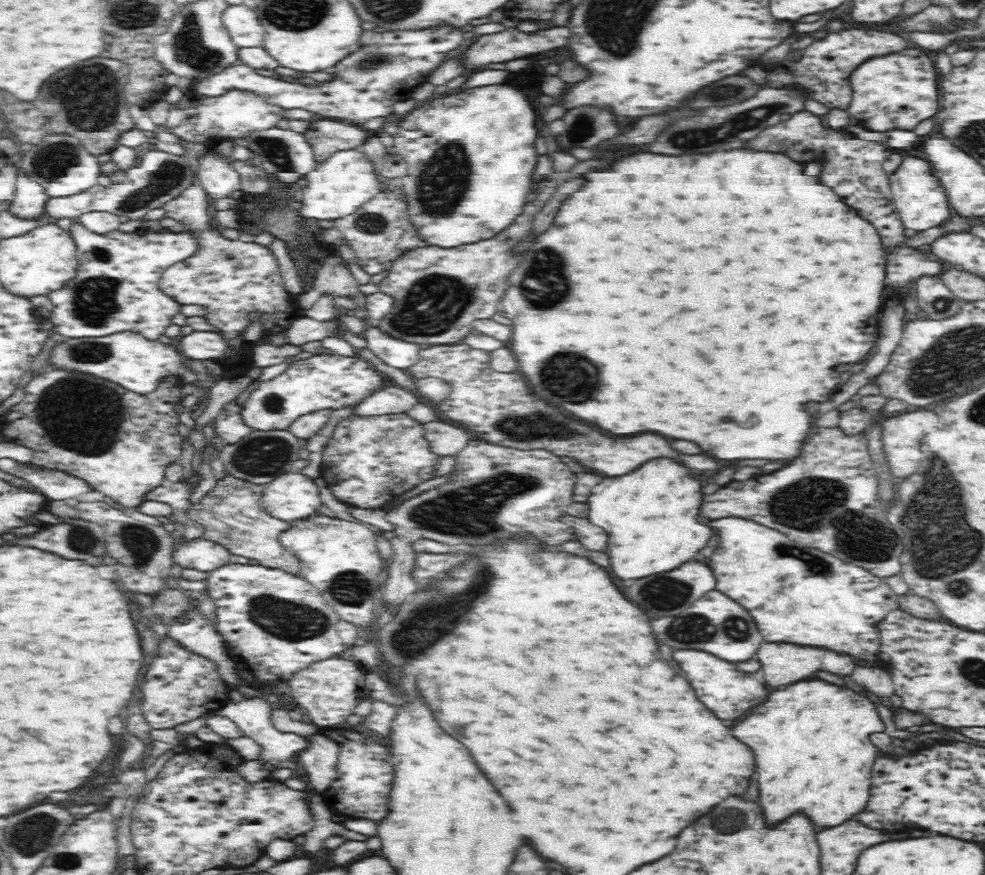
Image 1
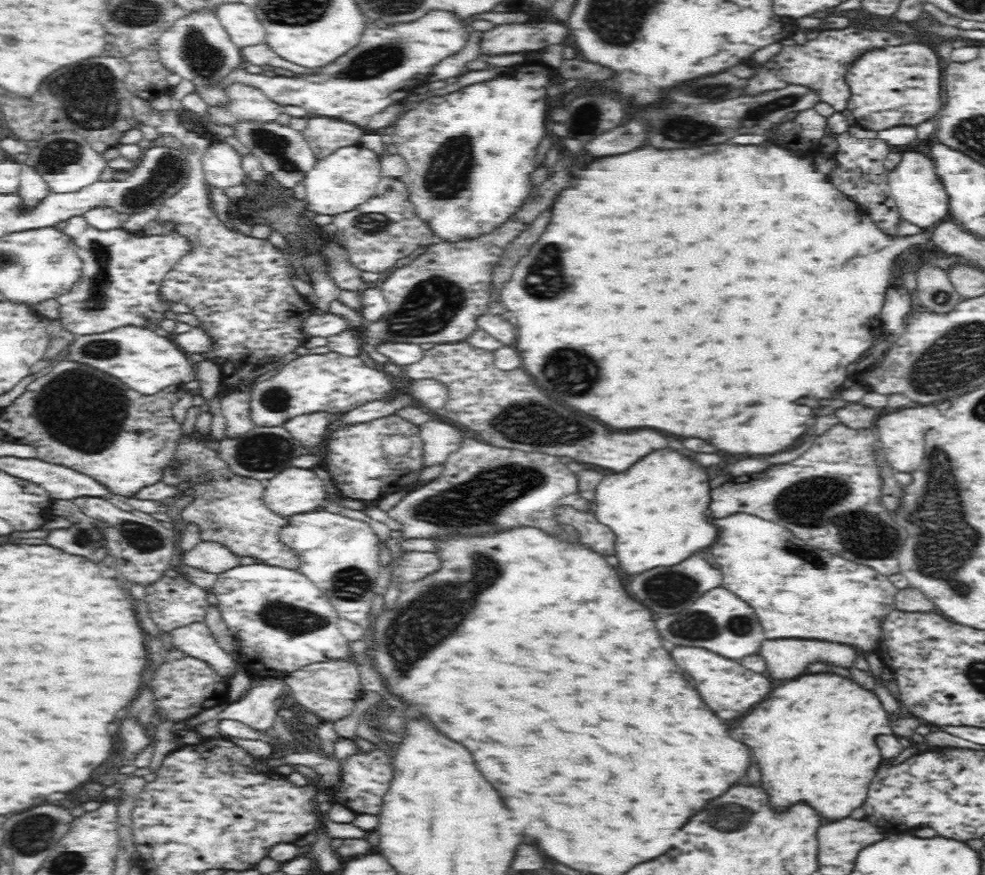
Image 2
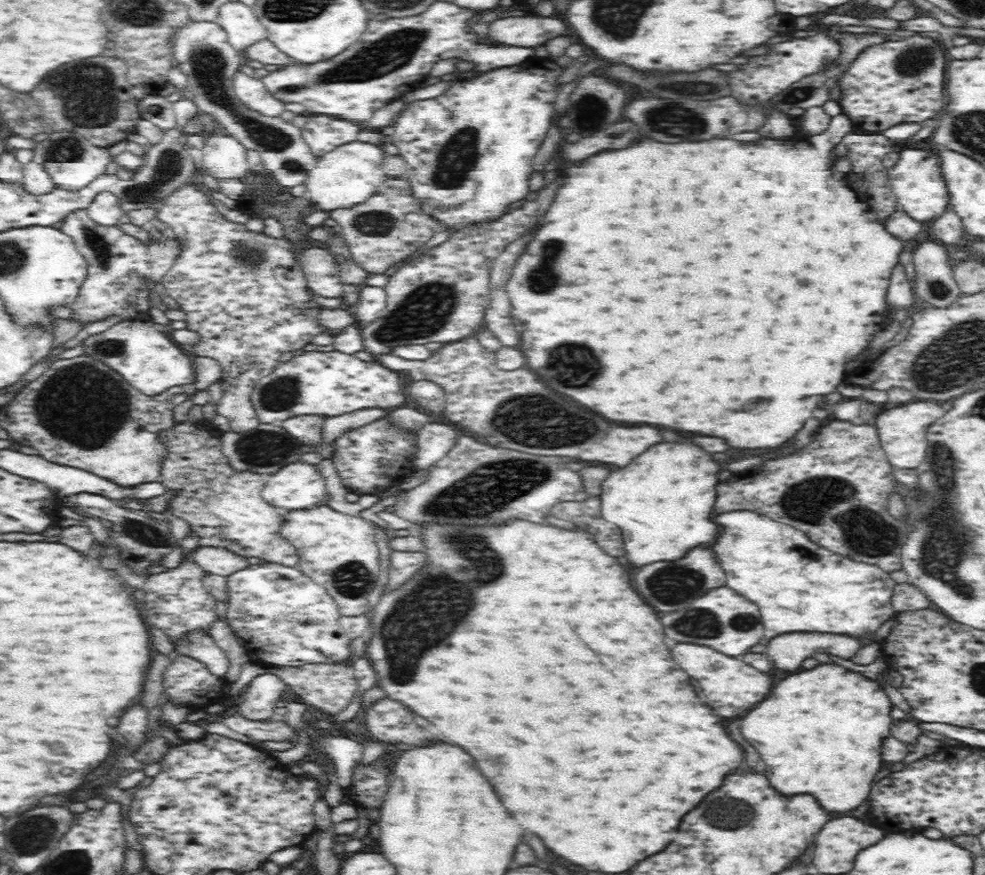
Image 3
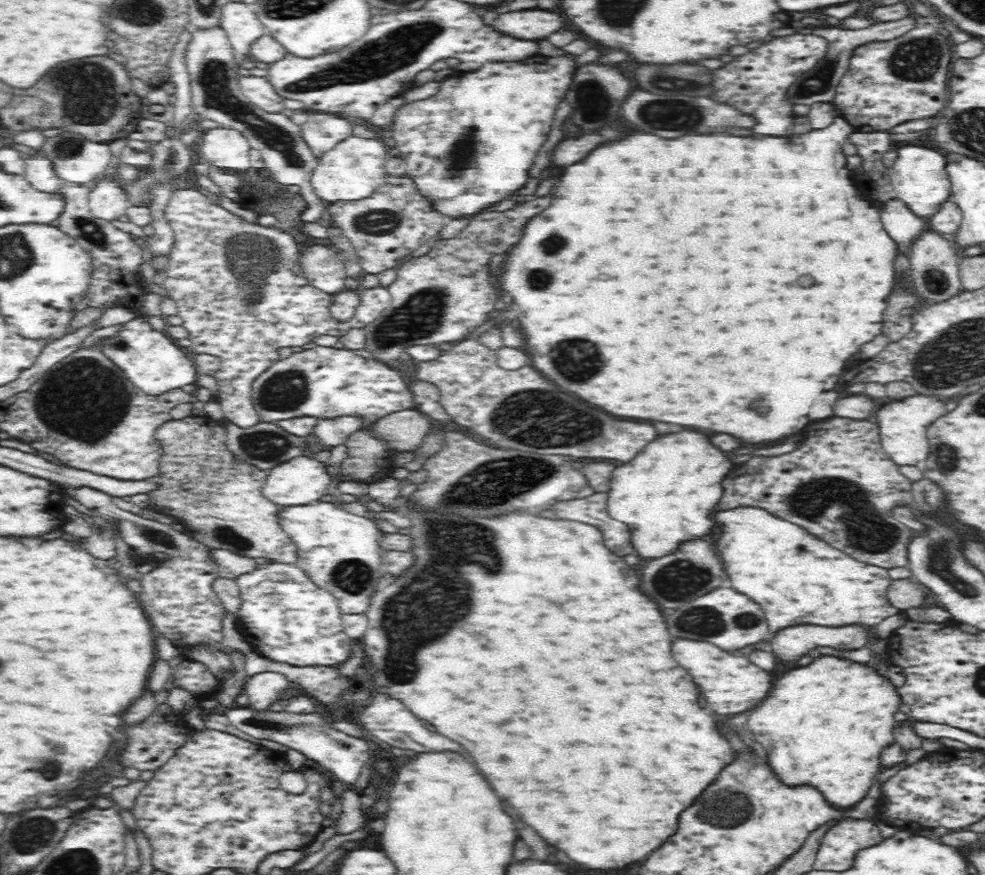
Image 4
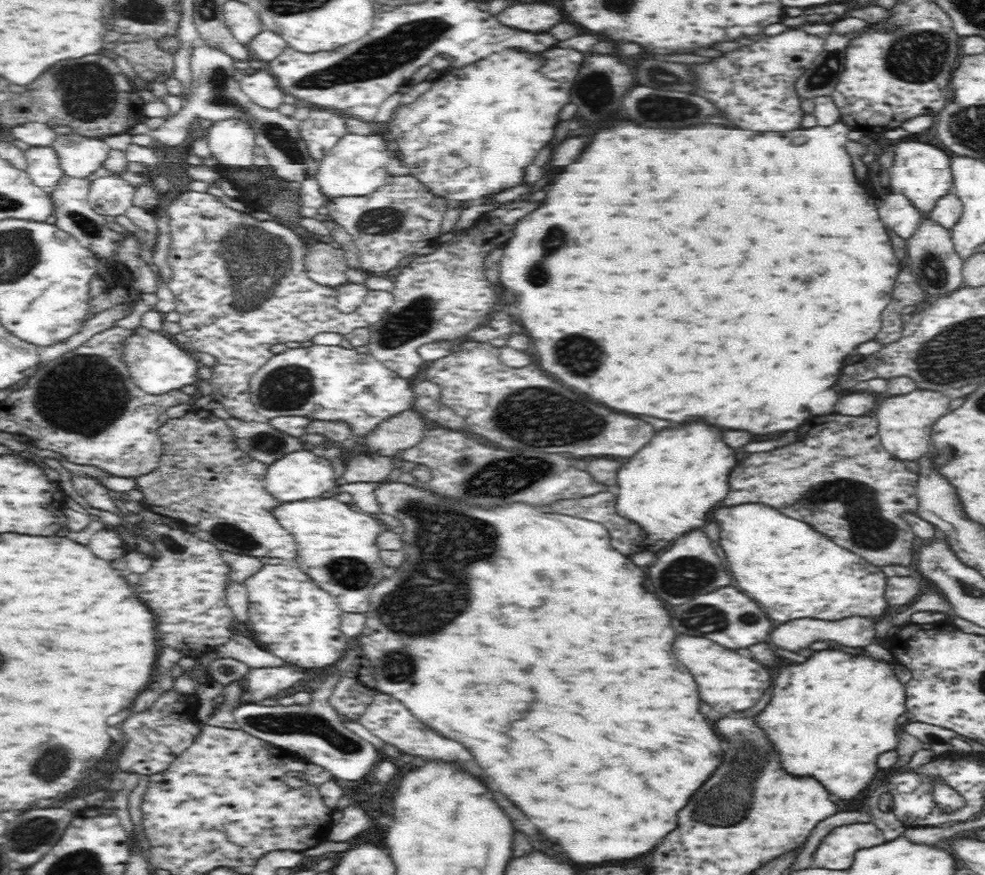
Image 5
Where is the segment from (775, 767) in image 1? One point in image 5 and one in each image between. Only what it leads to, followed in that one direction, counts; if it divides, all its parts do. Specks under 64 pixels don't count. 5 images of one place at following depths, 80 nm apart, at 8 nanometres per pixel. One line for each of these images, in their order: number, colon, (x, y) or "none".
2: (803, 731)
3: (820, 731)
4: (826, 723)
5: (831, 717)

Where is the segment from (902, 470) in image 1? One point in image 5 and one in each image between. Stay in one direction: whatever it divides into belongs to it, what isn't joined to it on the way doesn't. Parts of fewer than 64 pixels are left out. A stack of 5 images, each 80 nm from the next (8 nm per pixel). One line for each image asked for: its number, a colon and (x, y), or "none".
2: (901, 434)
3: (901, 431)
4: (902, 423)
5: (904, 421)

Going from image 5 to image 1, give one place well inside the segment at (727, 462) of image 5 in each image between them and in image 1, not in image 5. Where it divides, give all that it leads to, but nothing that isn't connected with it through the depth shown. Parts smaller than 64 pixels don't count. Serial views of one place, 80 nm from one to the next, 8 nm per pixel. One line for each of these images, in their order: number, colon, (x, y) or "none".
1: (651, 516)
2: (656, 510)
3: (662, 507)
4: (666, 494)

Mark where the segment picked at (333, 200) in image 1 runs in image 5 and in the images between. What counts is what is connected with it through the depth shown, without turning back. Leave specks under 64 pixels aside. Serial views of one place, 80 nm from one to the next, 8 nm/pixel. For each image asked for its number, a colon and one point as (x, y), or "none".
2: (339, 183)
3: (349, 175)
4: (351, 171)
5: (355, 166)

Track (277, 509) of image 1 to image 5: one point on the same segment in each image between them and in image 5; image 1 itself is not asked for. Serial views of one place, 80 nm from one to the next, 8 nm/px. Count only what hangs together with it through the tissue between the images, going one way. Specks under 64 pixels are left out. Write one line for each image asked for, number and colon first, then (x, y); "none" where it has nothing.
2: (295, 490)
3: (299, 485)
4: (302, 480)
5: (304, 474)

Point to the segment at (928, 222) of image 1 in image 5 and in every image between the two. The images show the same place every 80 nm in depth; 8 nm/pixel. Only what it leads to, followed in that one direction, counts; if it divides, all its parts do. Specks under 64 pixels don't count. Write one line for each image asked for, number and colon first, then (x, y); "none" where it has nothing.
2: (921, 198)
3: (916, 181)
4: (919, 178)
5: (922, 173)

